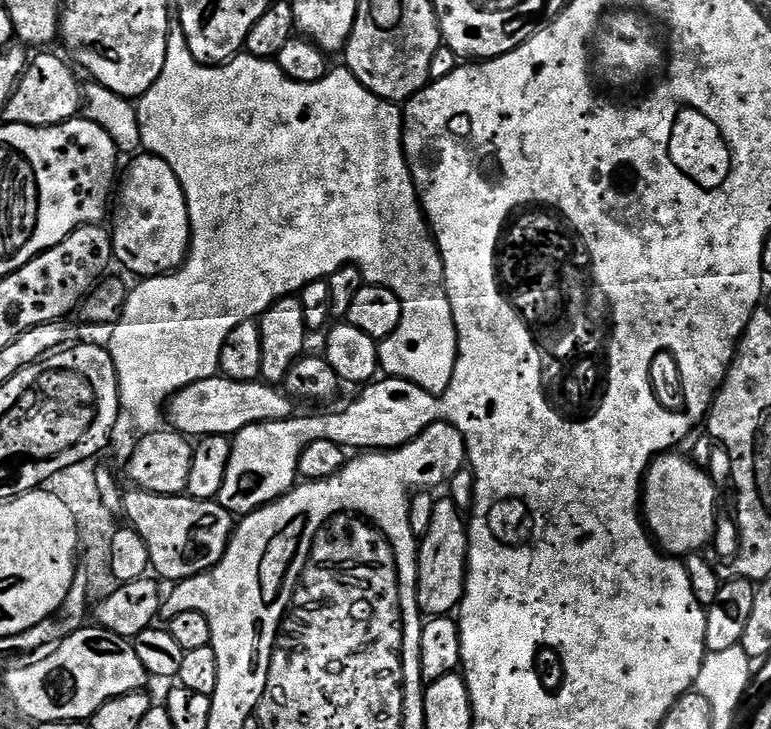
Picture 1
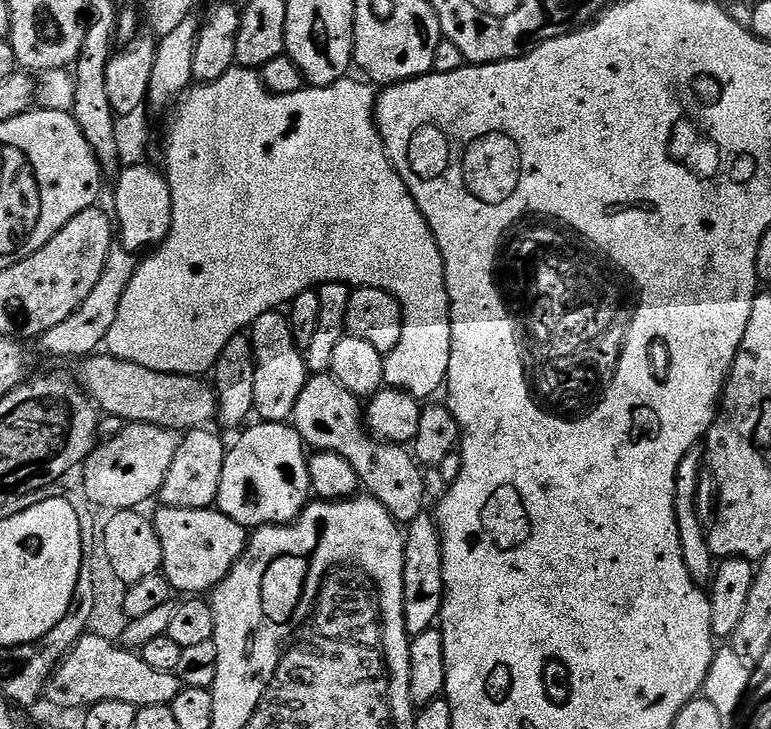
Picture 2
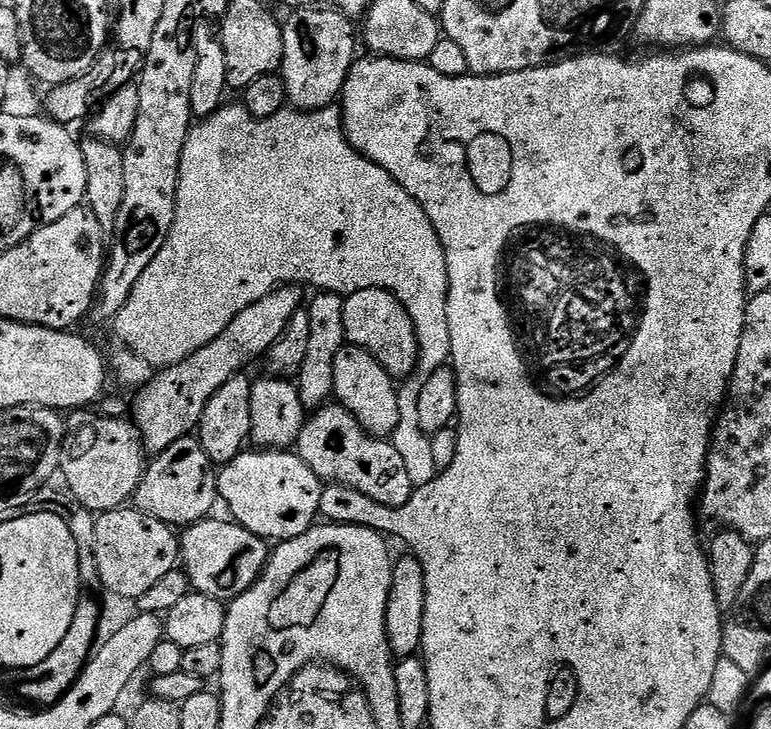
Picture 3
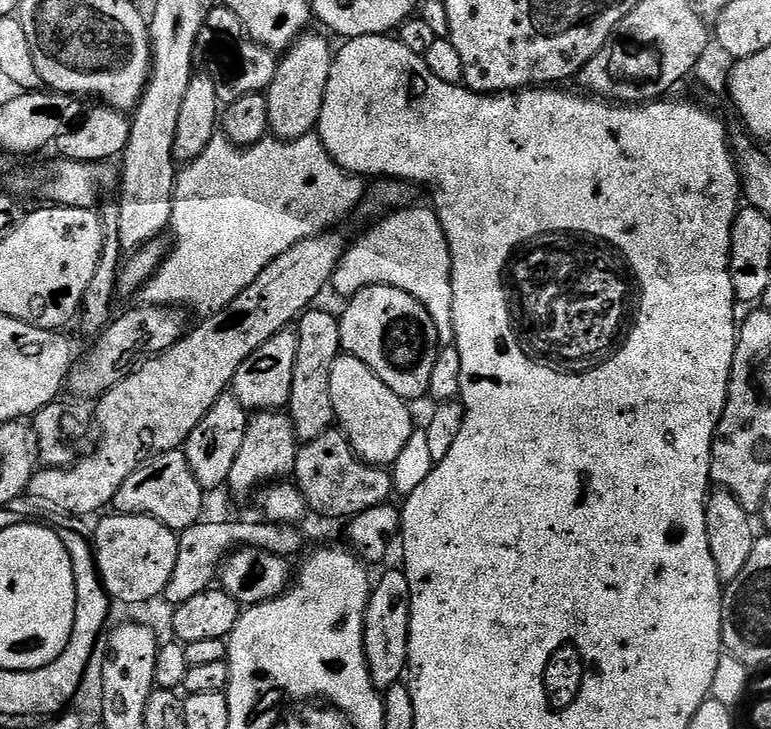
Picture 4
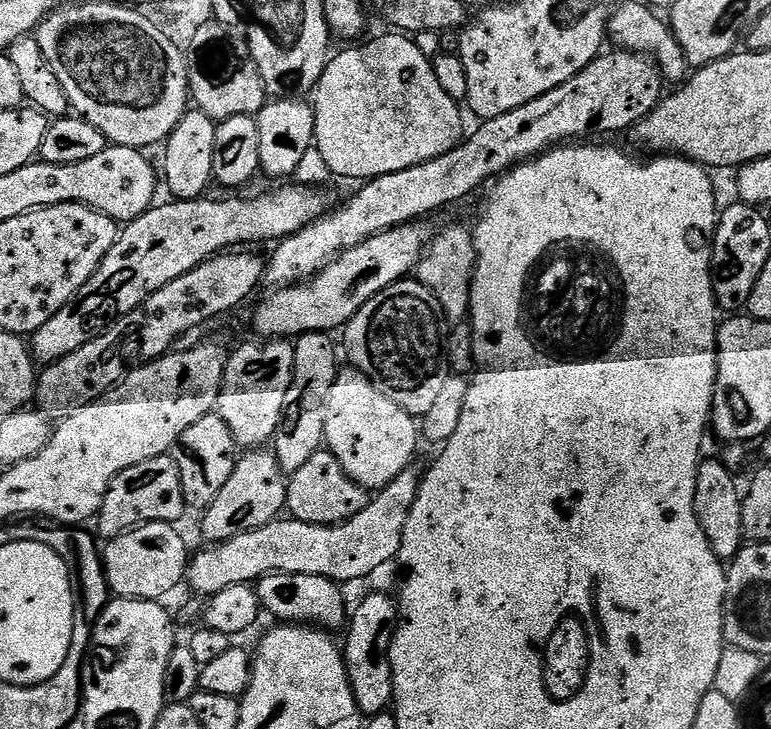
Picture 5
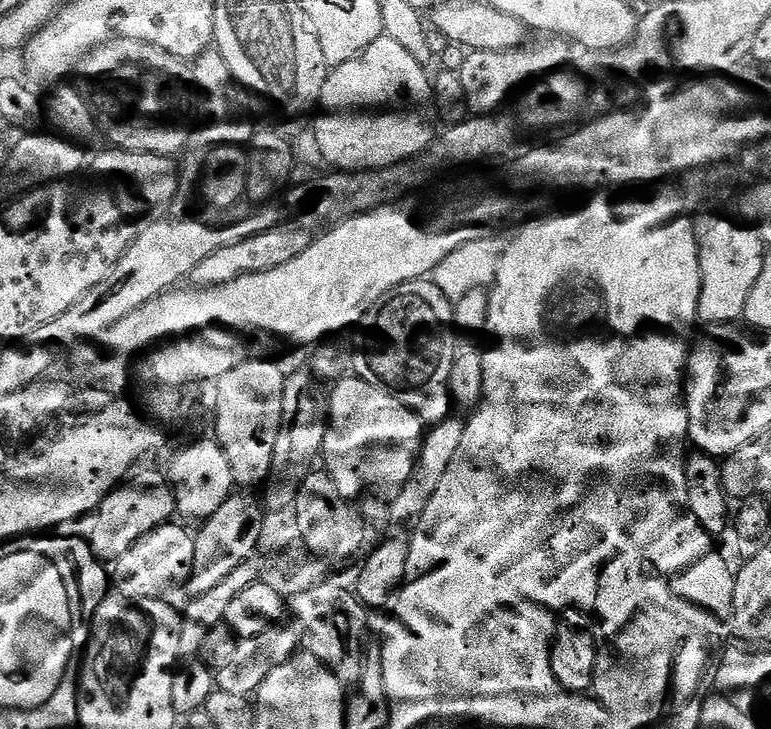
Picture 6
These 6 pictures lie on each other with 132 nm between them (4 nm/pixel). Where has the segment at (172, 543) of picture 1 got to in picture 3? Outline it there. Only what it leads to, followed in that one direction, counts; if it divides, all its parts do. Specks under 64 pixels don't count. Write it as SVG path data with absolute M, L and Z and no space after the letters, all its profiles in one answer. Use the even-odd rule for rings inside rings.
M209 518L183 529L180 541L182 570L195 591L213 596L216 600L231 601L260 577L268 562L270 548L261 536L255 536L231 519Z

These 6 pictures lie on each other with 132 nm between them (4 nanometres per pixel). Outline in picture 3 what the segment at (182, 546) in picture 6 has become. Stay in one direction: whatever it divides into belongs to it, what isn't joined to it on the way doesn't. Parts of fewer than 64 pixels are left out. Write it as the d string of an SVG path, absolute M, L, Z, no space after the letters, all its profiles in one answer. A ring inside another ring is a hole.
M121 506L109 512L101 512L95 519L94 533L97 544L93 554L102 585L107 591L129 598L139 598L146 590L150 590L150 586L154 586L154 582L158 582L177 567L180 560L180 541L177 533L172 533L175 532L173 525L163 524L158 518L138 511L134 506Z

